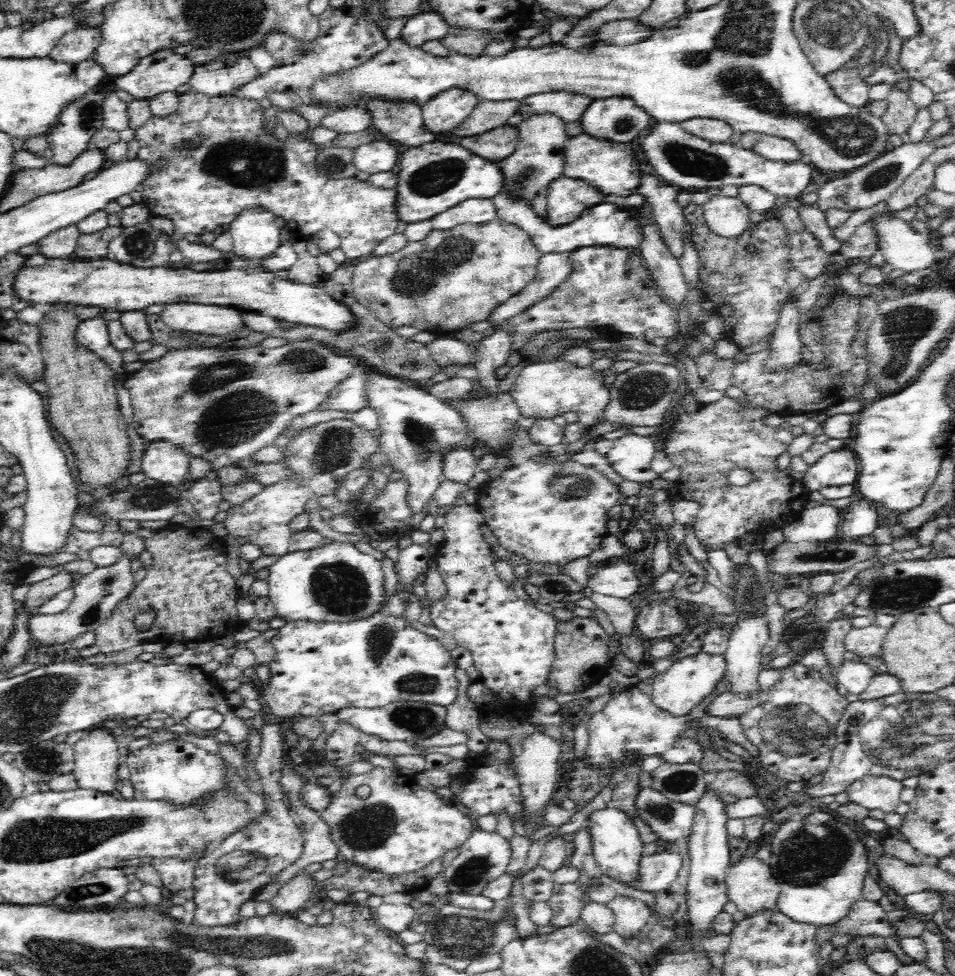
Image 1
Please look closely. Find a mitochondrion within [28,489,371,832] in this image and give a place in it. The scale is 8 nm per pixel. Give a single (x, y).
(90, 616)

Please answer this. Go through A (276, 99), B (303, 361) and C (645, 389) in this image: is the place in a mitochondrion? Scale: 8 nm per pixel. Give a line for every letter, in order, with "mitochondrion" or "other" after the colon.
A: other
B: mitochondrion
C: mitochondrion

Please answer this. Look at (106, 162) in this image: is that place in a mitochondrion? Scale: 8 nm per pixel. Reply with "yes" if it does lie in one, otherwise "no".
no

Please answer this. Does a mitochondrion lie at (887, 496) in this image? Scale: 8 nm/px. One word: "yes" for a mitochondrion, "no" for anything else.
no

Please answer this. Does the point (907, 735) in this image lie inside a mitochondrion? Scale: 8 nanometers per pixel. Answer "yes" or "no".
yes

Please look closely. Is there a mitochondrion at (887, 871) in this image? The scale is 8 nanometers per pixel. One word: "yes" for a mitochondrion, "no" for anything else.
no

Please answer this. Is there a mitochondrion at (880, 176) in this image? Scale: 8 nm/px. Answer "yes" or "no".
yes

